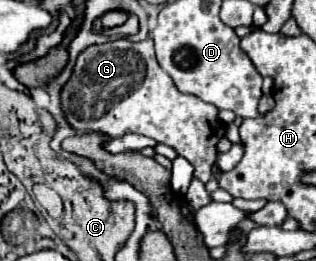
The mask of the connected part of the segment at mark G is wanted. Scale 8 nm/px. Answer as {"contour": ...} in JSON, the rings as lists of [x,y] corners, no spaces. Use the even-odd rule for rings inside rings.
{"contour":[[[122,37],[116,41],[102,43],[102,45],[86,47],[74,63],[72,77],[60,91],[60,105],[62,105],[68,125],[76,131],[100,133],[108,137],[118,137],[124,133],[146,135],[158,143],[172,147],[180,157],[188,159],[194,167],[196,179],[200,179],[202,183],[208,183],[212,179],[212,163],[218,157],[216,143],[224,135],[224,125],[216,117],[218,109],[210,103],[204,103],[202,99],[194,95],[180,93],[174,87],[174,81],[170,79],[170,75],[156,61],[152,37],[148,37],[146,41],[138,41],[138,43]]]}

